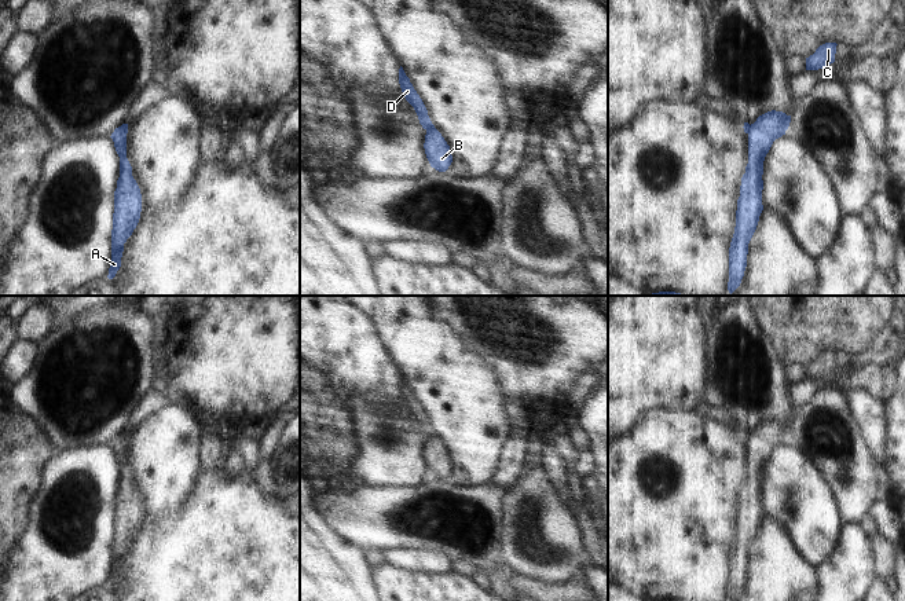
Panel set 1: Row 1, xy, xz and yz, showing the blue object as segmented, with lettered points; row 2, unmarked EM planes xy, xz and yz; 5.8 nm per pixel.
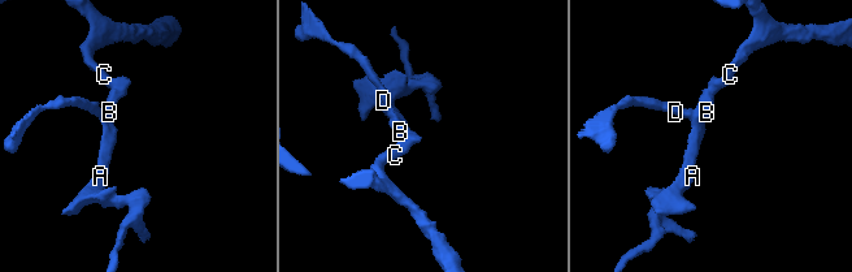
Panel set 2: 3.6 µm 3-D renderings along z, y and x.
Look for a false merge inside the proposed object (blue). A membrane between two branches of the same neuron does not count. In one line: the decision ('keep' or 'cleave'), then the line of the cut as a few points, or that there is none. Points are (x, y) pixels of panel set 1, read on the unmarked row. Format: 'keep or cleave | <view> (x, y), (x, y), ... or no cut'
cleave | xz (433, 435), (427, 439)

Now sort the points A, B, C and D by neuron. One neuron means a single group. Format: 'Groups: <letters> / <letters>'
Groups: A B C / D.

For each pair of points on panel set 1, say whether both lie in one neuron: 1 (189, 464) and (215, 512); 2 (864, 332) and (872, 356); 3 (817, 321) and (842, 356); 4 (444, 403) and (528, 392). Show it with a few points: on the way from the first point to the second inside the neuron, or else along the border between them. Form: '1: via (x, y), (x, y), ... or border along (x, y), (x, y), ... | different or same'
1: border along (200, 471), (190, 493), (179, 505) | different
2: border along (889, 321), (869, 347), (854, 358) | different
3: border along (838, 351), (846, 351), (854, 356) | different
4: border along (487, 366), (505, 400) | different

